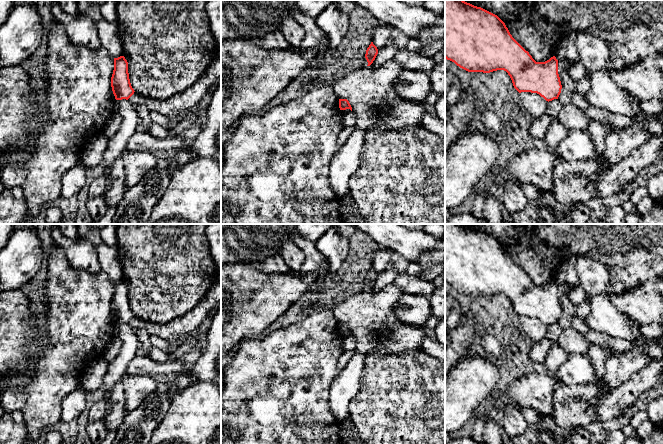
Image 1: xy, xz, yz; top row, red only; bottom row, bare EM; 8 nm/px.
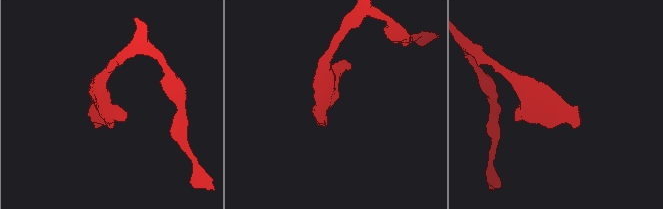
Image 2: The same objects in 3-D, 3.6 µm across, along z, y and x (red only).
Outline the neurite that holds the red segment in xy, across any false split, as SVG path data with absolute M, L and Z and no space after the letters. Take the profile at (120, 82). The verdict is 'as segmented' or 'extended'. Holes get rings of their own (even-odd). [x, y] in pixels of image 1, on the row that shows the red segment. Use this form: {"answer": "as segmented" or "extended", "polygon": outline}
{"answer": "as segmented", "polygon": "M124 56L114 58L111 87L116 100L128 100L135 92L130 83L128 62Z"}

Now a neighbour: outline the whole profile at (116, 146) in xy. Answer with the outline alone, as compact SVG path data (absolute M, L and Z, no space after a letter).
M116 100L115 112L121 116L122 122L117 133L109 139L103 155L102 166L106 168L105 176L108 175L114 161L120 158L125 151L127 142L137 132L137 126L140 122L135 107L129 100Z

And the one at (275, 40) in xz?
M276 30L273 33L259 40L260 44L266 49L289 50L290 44L285 40L281 30Z

